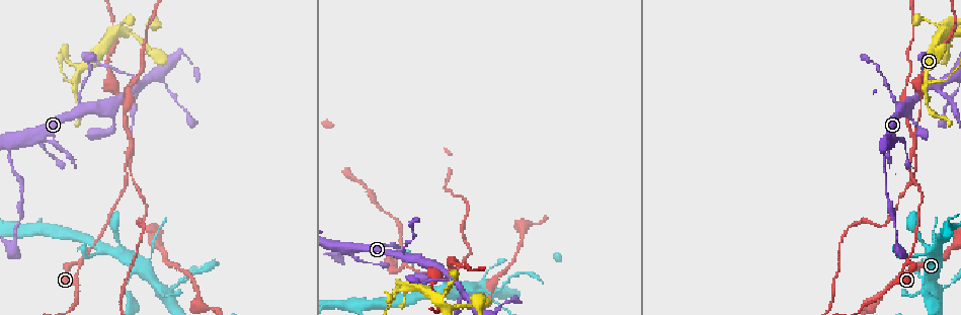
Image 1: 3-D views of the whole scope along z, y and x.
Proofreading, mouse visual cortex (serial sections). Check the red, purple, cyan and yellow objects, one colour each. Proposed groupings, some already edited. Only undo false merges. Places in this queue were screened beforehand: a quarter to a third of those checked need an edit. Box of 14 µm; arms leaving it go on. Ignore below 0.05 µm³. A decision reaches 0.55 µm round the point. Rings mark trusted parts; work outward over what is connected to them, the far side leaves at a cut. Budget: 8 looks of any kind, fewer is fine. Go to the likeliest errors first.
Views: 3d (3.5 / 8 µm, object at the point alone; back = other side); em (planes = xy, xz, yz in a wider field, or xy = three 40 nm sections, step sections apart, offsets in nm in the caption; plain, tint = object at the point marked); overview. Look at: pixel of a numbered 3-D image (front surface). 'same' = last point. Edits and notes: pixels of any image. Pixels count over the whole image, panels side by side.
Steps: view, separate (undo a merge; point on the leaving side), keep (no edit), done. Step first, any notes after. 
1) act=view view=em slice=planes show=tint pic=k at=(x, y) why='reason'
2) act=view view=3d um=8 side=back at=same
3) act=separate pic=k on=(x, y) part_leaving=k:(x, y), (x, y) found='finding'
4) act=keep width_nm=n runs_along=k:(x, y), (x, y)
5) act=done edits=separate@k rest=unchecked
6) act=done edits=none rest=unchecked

act=view view=3d um=3.5 pic=1 at=(130, 154) why='side arm on a straight run'

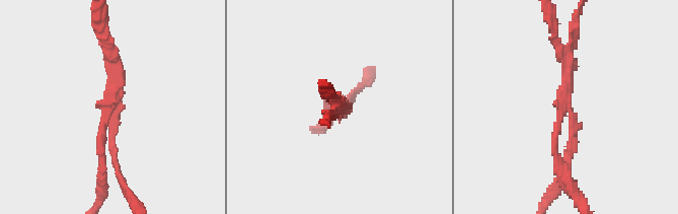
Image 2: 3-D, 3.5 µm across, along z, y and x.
act=view view=em slice=xy step=2 show=tint pic=2 at=(564, 112)

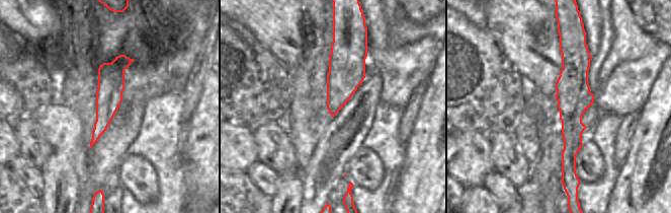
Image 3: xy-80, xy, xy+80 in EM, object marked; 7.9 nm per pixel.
act=separate pic=2 on=(570, 148) arms=3 found='two cells meet here'

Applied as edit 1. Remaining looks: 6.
act=view view=3d um=3.5 pic=1 at=(80, 109) why='small branch off a trunk'

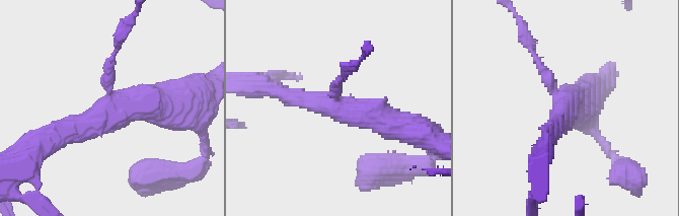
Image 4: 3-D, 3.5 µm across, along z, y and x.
act=view view=em slice=planes show=tint pic=4 at=(338, 110) arms=3 arm_widths_nm=150,300,500 why='need the tissue'

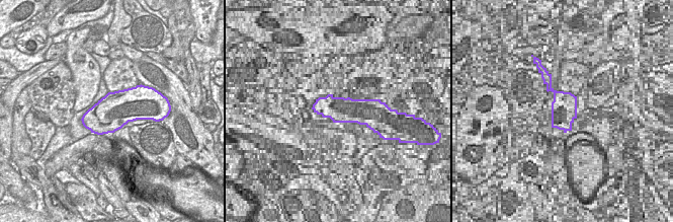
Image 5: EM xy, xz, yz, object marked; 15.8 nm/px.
act=view view=em slice=xy step=1 show=tint at=same why='another direction'

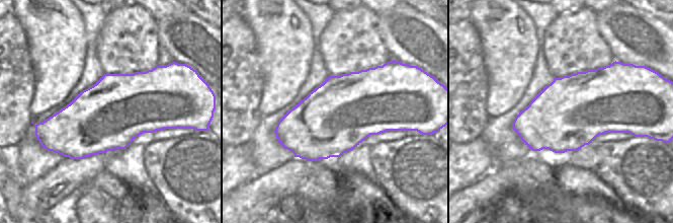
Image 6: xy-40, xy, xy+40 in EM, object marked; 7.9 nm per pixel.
act=keep width_nm=550 runs_along=4:(281, 91), (405, 128) found='continuous, no second cell'

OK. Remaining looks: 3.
act=view view=3d um=3.5 side=back pic=1 at=(932, 85) why='abrupt turn'

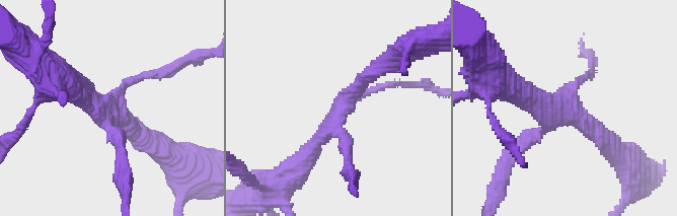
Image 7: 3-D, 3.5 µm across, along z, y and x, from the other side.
act=view view=em slice=xy step=5 show=plain pic=7 at=(342, 109) arms=4 arm_widths_nm=150,200,250,250 why='now the EM'

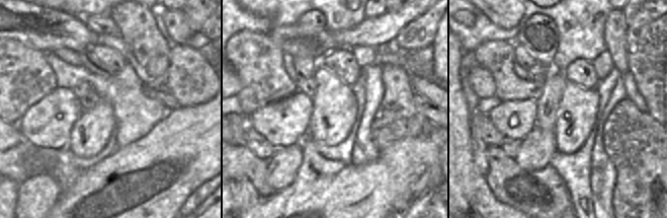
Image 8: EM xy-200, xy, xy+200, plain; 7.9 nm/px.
act=view view=em slice=xy step=5 show=tint at=same

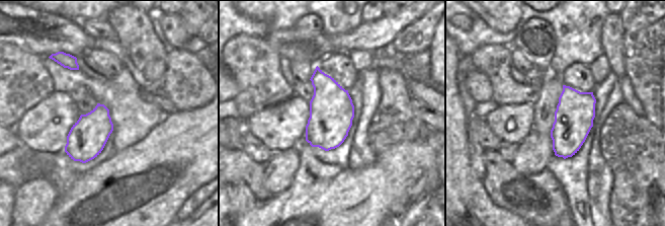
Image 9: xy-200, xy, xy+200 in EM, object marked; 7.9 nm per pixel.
act=separate pic=7 on=(349, 158) width_nm=360 part_leaving=7:(342, 134), (354, 189) found='two cells meet here'

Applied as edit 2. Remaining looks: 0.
act=done edits=separate@2,separate@7 rest=unchecked

